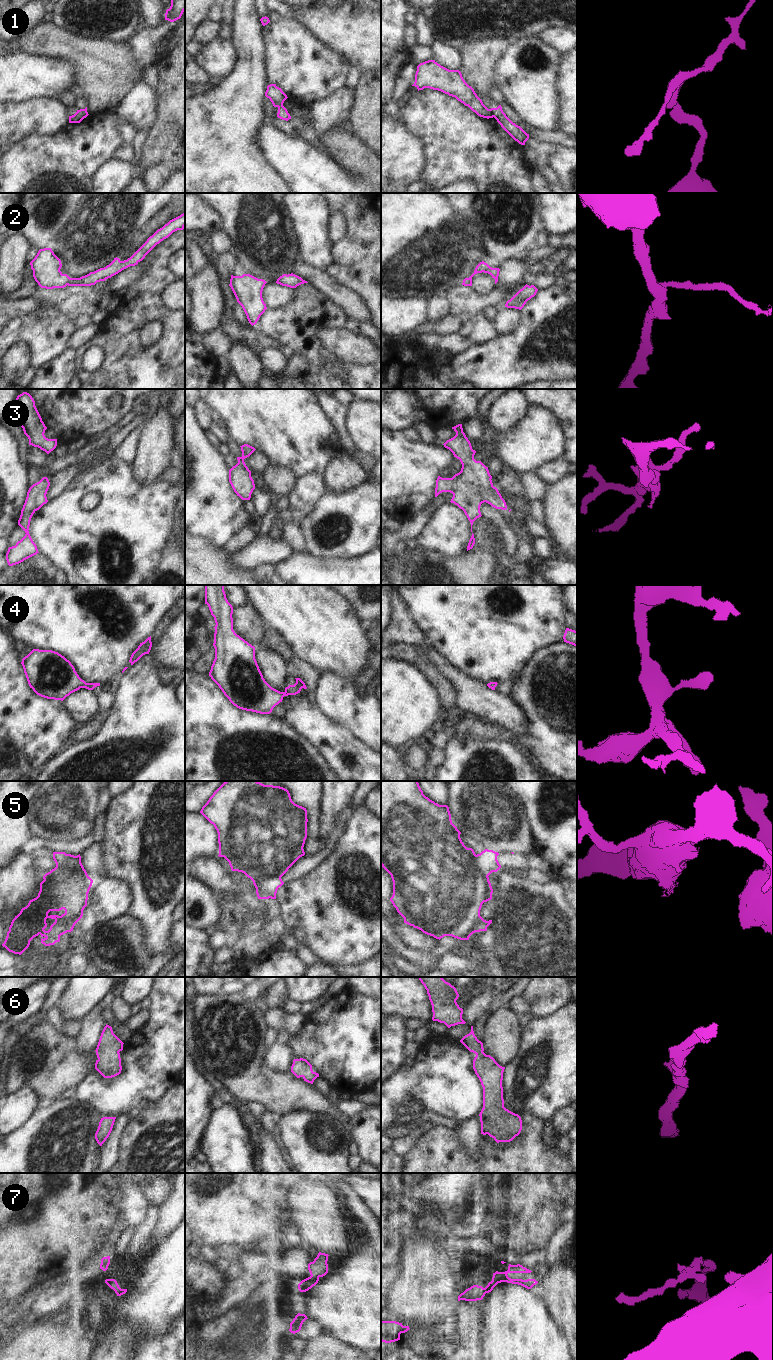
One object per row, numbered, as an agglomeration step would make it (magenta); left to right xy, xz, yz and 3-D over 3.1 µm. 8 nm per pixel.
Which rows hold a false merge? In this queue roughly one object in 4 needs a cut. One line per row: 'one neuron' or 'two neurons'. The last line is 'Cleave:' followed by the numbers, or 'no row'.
1: two neurons
2: one neuron
3: one neuron
4: one neuron
5: one neuron
6: one neuron
7: one neuron
Cleave: 1

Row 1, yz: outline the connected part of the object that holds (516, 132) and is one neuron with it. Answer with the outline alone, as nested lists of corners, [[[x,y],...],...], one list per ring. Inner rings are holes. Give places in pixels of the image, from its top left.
[[[501,105],[497,108],[490,109],[493,117],[501,125],[501,127],[519,144],[525,145],[525,142],[529,139],[527,134],[520,126],[513,123],[503,112]]]

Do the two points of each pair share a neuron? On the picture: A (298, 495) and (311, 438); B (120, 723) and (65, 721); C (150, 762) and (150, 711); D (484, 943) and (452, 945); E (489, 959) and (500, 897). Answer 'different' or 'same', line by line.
A: different
B: different
C: same
D: different
E: different

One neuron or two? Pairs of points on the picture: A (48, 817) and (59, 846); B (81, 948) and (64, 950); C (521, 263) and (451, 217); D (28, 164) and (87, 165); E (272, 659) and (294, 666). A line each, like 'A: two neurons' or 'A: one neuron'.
A: one neuron
B: two neurons
C: two neurons
D: one neuron
E: two neurons

